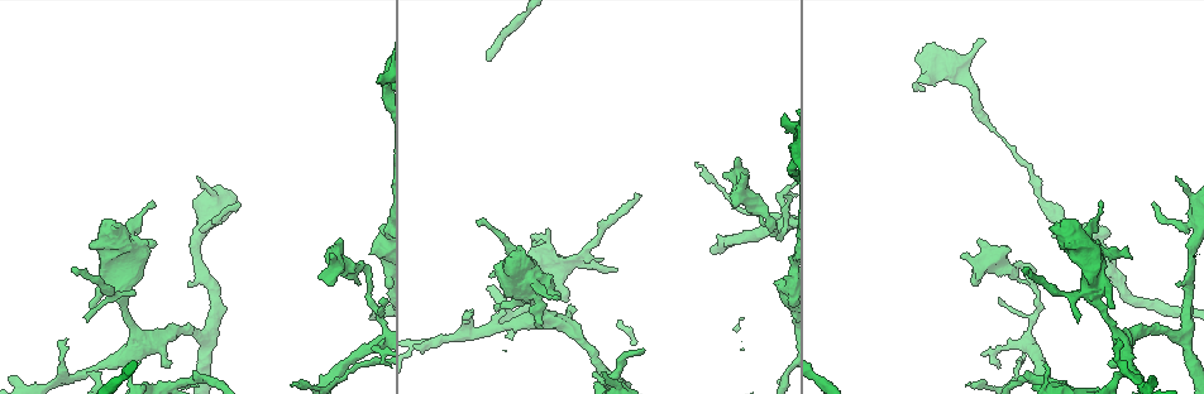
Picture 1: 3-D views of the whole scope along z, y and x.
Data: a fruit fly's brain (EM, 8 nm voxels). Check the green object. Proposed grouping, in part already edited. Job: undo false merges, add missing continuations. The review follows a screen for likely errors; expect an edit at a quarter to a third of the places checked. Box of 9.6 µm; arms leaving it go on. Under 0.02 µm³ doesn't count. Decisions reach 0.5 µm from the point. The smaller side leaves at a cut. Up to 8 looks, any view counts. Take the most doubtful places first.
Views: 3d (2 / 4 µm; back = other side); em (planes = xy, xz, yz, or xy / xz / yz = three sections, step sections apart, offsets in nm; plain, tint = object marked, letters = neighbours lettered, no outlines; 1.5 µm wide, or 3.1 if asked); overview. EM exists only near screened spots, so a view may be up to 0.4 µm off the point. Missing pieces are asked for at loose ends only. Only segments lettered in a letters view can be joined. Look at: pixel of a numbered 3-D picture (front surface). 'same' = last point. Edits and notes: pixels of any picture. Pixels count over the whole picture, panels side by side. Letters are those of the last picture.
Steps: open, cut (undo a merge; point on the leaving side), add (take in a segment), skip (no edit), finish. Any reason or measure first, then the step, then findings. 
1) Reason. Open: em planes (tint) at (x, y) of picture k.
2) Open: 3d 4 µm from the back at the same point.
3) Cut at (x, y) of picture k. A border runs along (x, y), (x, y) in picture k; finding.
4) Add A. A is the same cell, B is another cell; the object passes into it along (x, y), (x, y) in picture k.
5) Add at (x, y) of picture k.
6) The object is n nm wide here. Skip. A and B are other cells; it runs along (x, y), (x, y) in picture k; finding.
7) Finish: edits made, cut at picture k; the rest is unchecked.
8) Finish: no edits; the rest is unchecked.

Side arm on a straight run. Open: em yz step 4 (tint) at (95, 371) of picture 1.

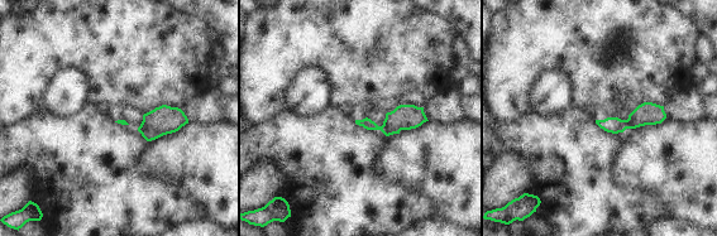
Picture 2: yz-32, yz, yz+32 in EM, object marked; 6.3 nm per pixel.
Open: em planes (letters) at the same point.

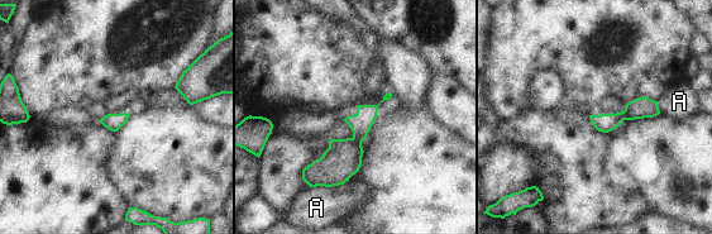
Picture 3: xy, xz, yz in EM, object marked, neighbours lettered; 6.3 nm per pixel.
The object is 110 nm wide here. Cut at (361, 123) of picture 3. A is another cell; a border runs along (353, 137), (362, 141) in picture 3; two neurons meet here.

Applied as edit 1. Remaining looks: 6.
See it whole again. Open: overview.

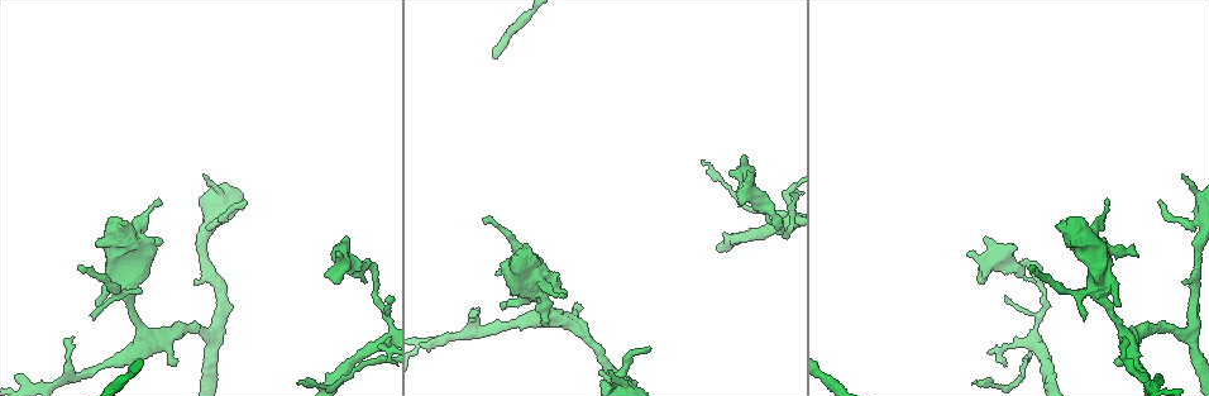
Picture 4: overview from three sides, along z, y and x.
Thick turns thin. Open: em xz step 4 (tint) at (376, 359) of picture 4.

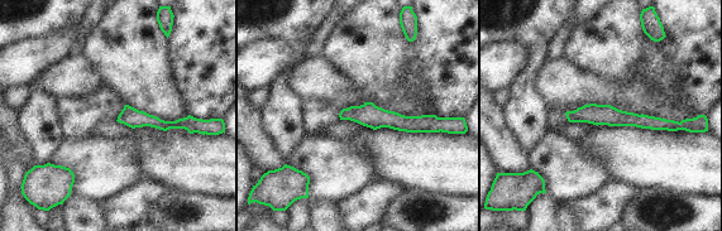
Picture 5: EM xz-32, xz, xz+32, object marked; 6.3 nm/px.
Another direction. Open: em yz step 4 (tint) at the same point.

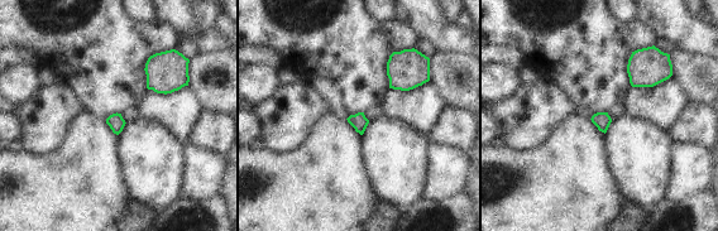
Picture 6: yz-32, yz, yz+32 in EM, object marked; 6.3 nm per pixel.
Open: em yz step 4 (letters) at the same point.

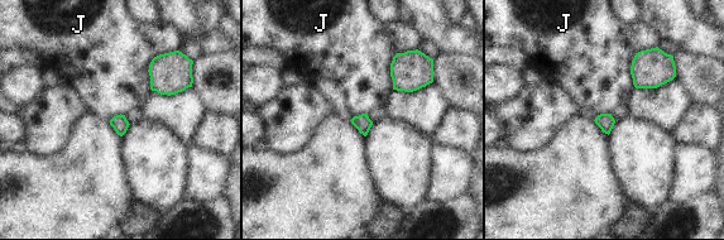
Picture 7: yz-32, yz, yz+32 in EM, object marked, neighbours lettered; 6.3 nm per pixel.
The object is 100 nm wide here. Skip. J is another cell; a border runs along (416, 49), (393, 57), (392, 89) in picture 7; continuous, no second neuron.

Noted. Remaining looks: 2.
Finish: edits made, cut at picture 3; the rest is unchecked.

